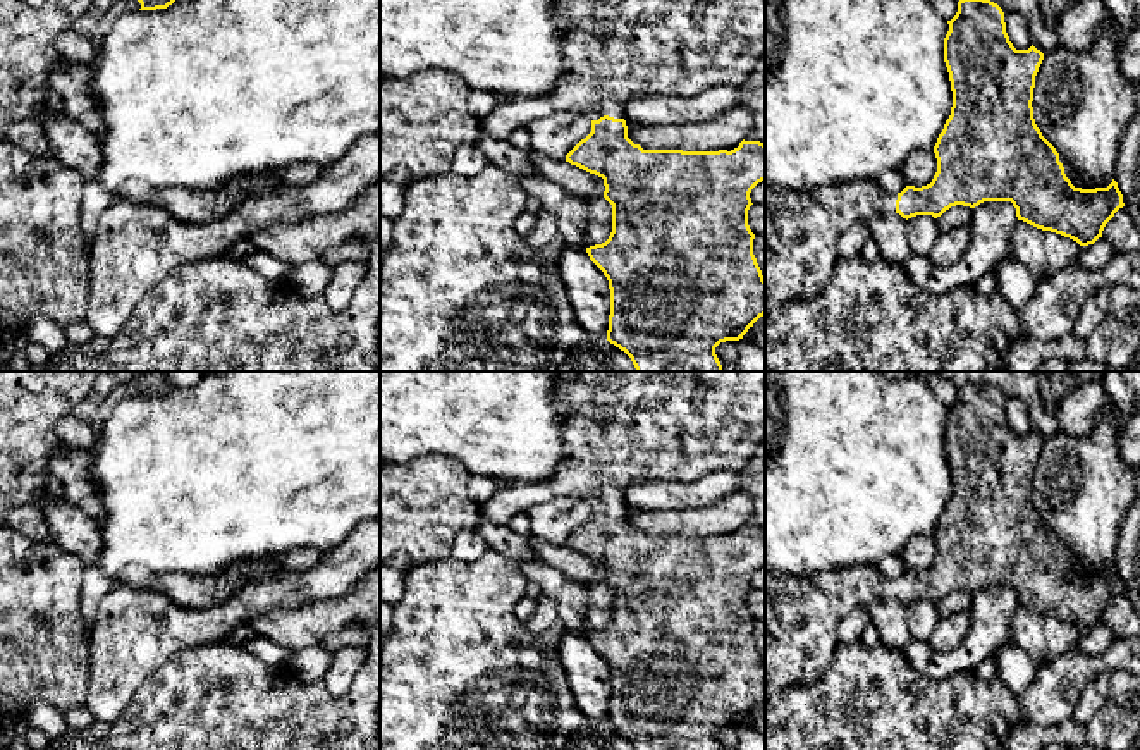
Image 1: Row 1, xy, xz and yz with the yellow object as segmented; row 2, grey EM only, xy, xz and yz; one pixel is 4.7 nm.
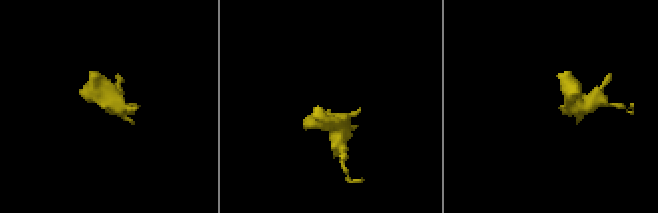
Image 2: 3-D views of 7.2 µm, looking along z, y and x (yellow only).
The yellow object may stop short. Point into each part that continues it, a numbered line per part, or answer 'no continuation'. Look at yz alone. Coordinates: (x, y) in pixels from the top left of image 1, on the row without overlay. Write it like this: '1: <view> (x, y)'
1: yz (802, 614)

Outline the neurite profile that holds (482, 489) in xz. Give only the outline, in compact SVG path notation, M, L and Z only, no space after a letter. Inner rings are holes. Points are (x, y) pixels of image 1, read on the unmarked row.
M471 476L468 482L468 494L478 502L483 504L493 497L499 490L499 483L487 476Z

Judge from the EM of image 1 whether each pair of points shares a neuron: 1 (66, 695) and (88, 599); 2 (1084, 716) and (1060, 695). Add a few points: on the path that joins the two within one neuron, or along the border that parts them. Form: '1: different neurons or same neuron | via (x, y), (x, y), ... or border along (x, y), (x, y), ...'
1: different neurons | border along (83, 577), (81, 618), (88, 637)
2: different neurons | border along (1089, 682), (1070, 716)

